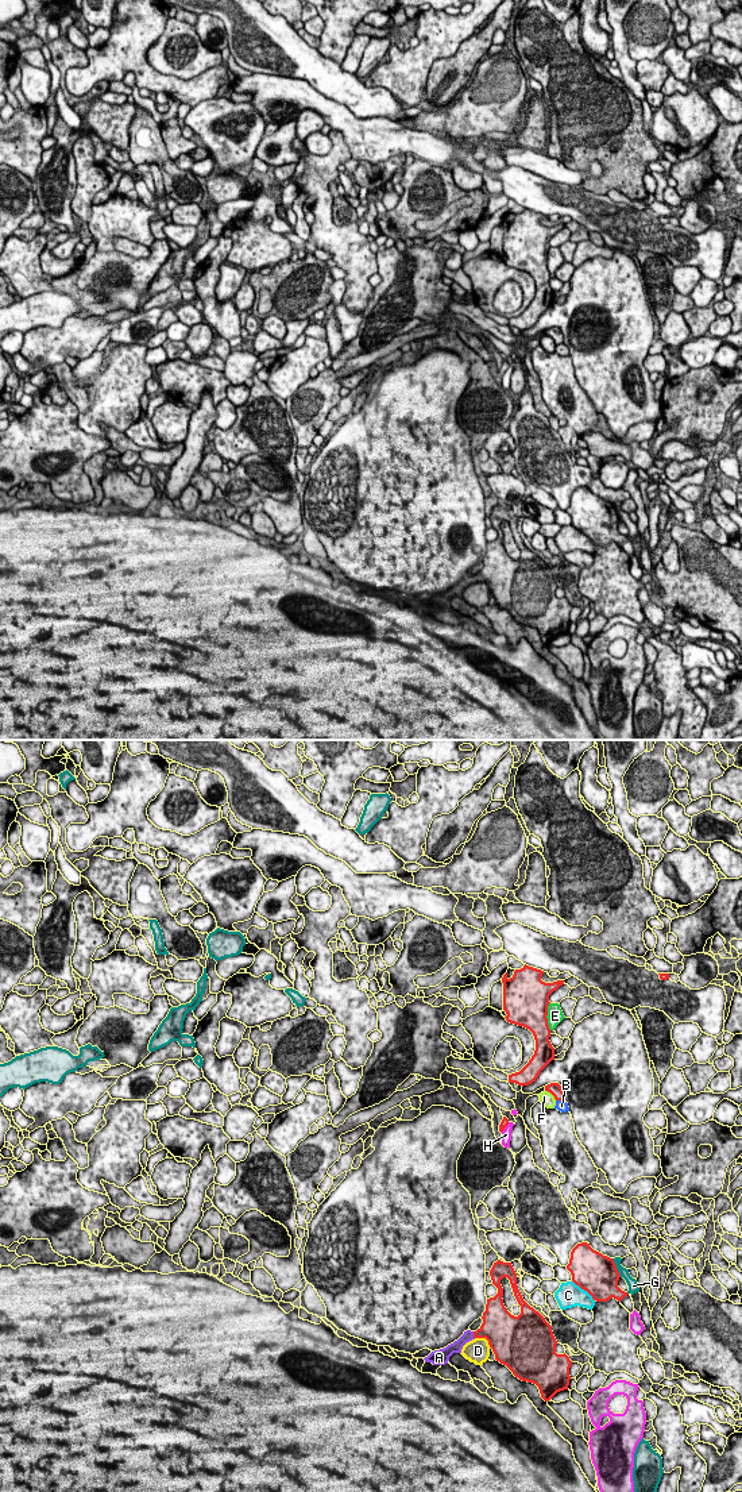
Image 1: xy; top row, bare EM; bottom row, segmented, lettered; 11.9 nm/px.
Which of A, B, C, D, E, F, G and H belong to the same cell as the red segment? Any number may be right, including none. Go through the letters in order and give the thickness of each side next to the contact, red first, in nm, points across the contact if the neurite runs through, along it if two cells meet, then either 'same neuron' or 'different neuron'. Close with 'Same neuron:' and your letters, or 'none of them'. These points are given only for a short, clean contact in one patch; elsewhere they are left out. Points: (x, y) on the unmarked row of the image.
A: calibres 300 and 140 nm; way xy (493, 573), (474, 579), (466, 581), (456, 590); same neuron
B: calibres 160 and 130 nm; different neuron
C: calibres 480 and 300 nm; different neuron
D: calibres 460 and 280 nm; different neuron
E: calibres 480 and 190 nm; different neuron
F: calibres 160 and 160 nm; different neuron
G: calibres 480 and 120 nm; different neuron
H: calibres 90 and 130 nm; different neuron
Same neuron: A

